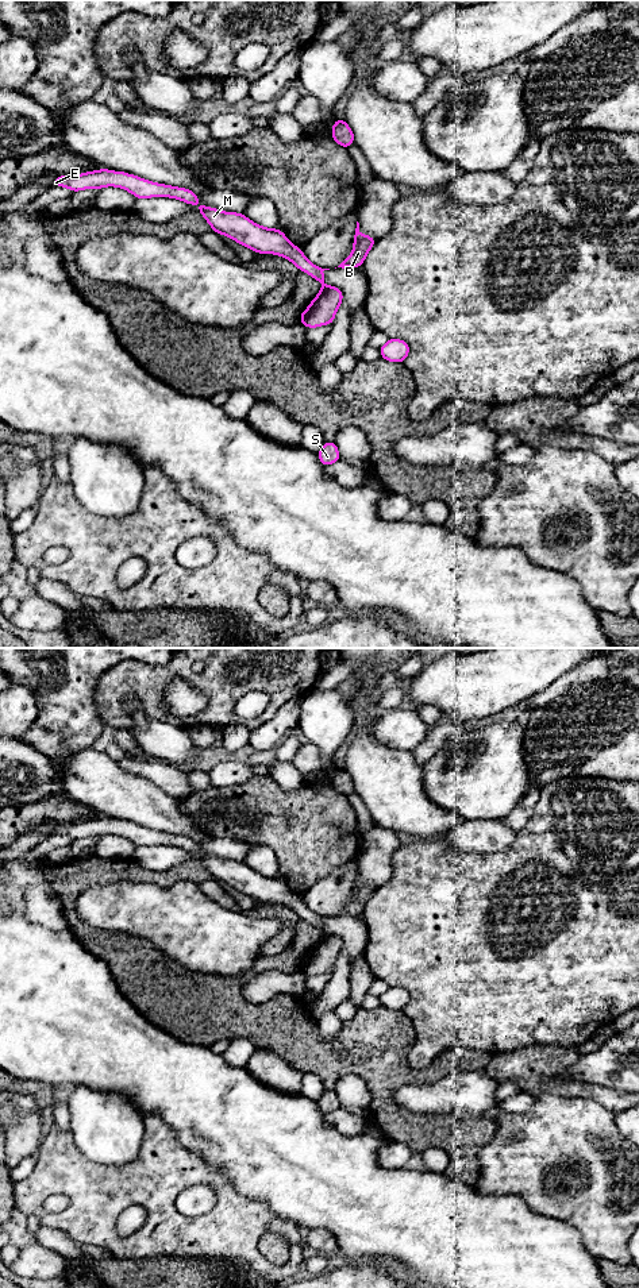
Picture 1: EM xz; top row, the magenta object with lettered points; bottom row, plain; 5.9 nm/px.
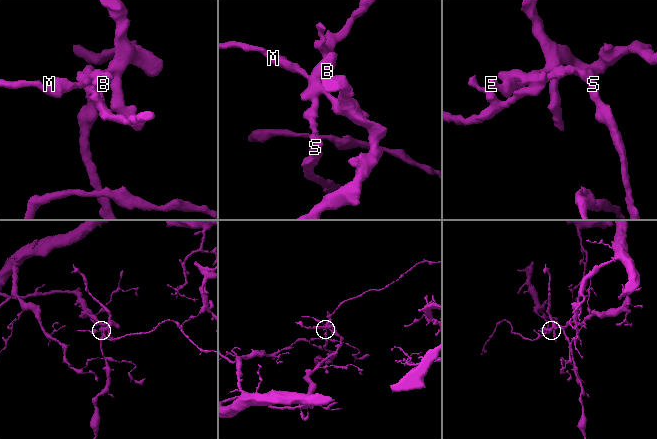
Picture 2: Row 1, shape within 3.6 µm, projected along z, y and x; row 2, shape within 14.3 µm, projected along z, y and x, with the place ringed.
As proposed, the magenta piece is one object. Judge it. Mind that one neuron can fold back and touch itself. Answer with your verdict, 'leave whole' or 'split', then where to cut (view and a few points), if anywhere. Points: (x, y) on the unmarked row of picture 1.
split; cut xz (330, 934), (303, 971)

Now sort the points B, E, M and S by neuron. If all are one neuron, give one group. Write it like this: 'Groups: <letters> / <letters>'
Groups: B E M / S

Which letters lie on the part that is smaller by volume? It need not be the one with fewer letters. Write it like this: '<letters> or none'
S

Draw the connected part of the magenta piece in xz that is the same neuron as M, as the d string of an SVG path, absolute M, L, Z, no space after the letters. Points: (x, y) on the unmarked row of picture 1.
M200 853L197 859L205 865L207 871L212 875L212 878L220 883L226 883L232 888L240 891L242 894L254 898L258 902L276 902L286 906L289 910L295 911L300 919L305 919L312 926L317 928L322 932L320 941L312 948L309 955L300 963L300 971L305 971L307 965L311 963L312 957L315 956L316 950L326 942L327 934L324 932L323 919L330 917L323 917L316 913L312 913L305 903L303 902L301 896L292 892L286 883L282 882L278 876L265 876L254 869L249 868L243 861L235 860L223 860L215 856L209 856L207 853Z

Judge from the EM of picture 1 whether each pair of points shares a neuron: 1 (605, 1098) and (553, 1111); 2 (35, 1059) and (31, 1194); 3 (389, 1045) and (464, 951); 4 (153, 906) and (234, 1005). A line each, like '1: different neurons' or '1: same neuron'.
1: different neurons
2: different neurons
3: different neurons
4: different neurons

